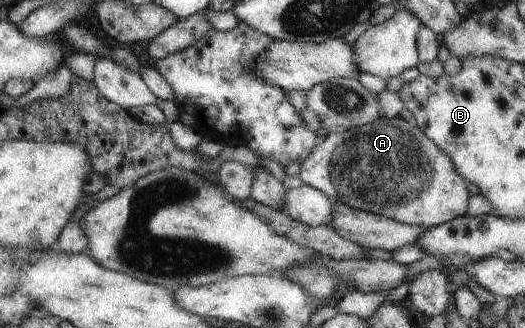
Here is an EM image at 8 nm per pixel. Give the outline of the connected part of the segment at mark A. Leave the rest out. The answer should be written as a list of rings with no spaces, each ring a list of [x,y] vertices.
[[[395,116],[391,119],[387,119],[387,117],[379,117],[375,121],[359,127],[353,126],[351,129],[331,131],[329,134],[321,138],[321,140],[322,142],[311,150],[307,159],[300,163],[300,176],[303,180],[303,184],[310,185],[315,189],[322,191],[334,201],[341,201],[341,203],[351,206],[352,208],[376,213],[377,215],[394,219],[399,223],[422,225],[430,228],[441,226],[442,223],[450,222],[451,219],[467,216],[467,205],[469,205],[471,192],[473,190],[471,184],[463,177],[463,175],[459,175],[458,169],[455,168],[454,161],[451,159],[450,155],[447,155],[447,153],[443,151],[443,149],[440,148],[438,144],[436,144],[434,140],[432,140],[418,125],[410,125],[409,121],[405,121],[399,116]]]

